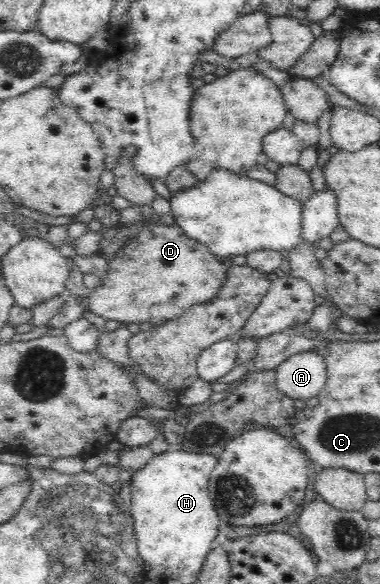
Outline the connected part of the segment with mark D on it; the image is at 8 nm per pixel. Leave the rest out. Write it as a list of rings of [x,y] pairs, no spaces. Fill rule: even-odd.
[[[148,222],[146,226],[142,226],[142,228],[140,228],[140,232],[138,232],[132,240],[128,240],[128,242],[126,242],[126,244],[124,244],[118,252],[116,252],[116,256],[114,256],[114,258],[111,260],[106,259],[106,262],[108,262],[107,275],[101,278],[100,286],[91,292],[88,299],[87,310],[93,311],[96,316],[102,316],[102,318],[106,320],[118,320],[121,323],[150,322],[152,325],[159,325],[164,321],[172,320],[173,318],[180,316],[184,311],[187,311],[192,305],[197,305],[212,300],[218,294],[218,291],[222,288],[222,285],[226,282],[227,272],[233,265],[231,257],[214,256],[208,250],[206,245],[187,237],[178,225],[174,224],[172,226],[165,226],[160,222],[158,224]]]

